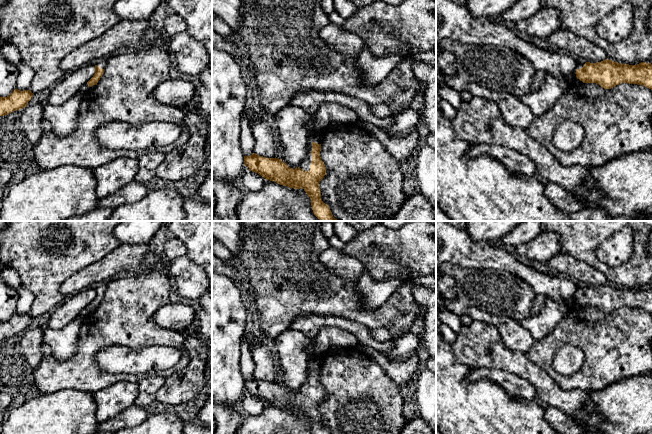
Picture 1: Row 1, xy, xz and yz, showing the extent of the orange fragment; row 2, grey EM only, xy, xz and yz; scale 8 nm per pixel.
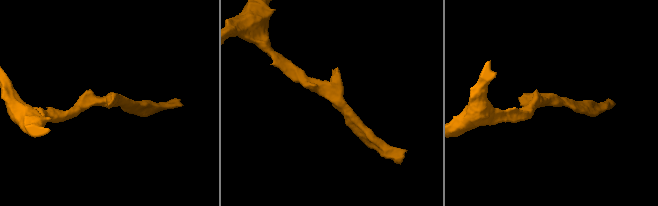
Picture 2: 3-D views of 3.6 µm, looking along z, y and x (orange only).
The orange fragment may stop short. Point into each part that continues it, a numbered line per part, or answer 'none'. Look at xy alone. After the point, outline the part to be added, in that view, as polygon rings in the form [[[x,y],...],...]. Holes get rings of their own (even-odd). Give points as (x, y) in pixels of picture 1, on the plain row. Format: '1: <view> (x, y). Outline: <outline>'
1: xy (85, 313). Outline: [[[85,307],[79,314],[80,317],[82,318],[88,318],[93,316],[96,313],[97,309],[93,309],[91,311],[88,310],[88,307]]]

